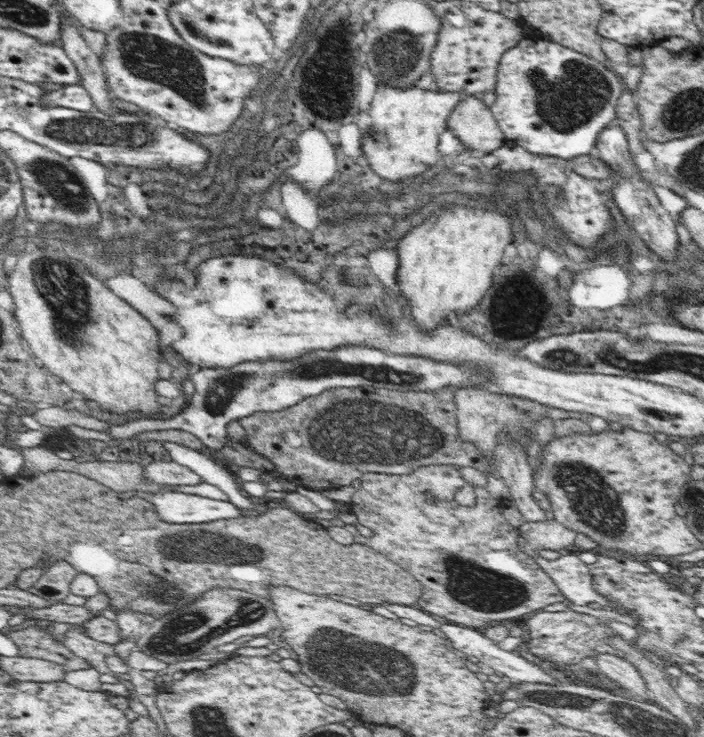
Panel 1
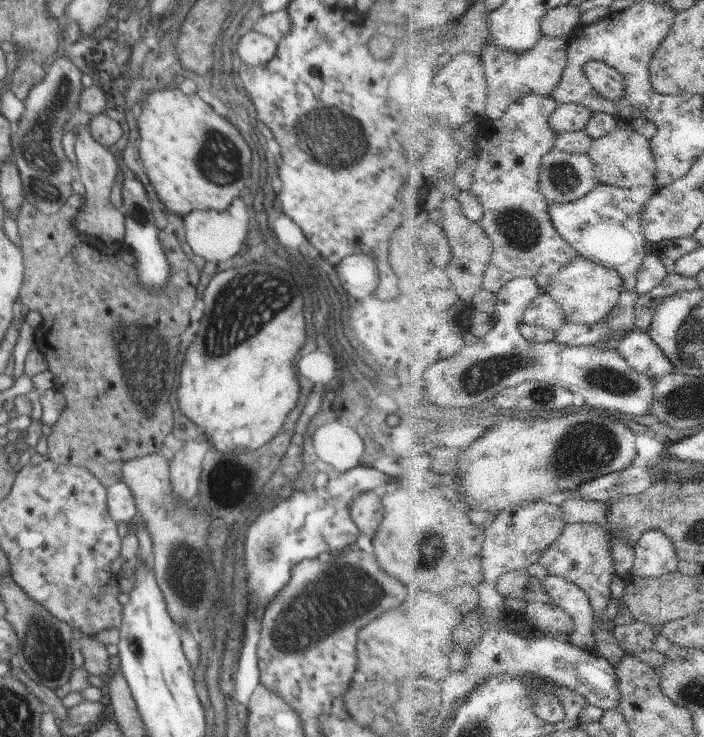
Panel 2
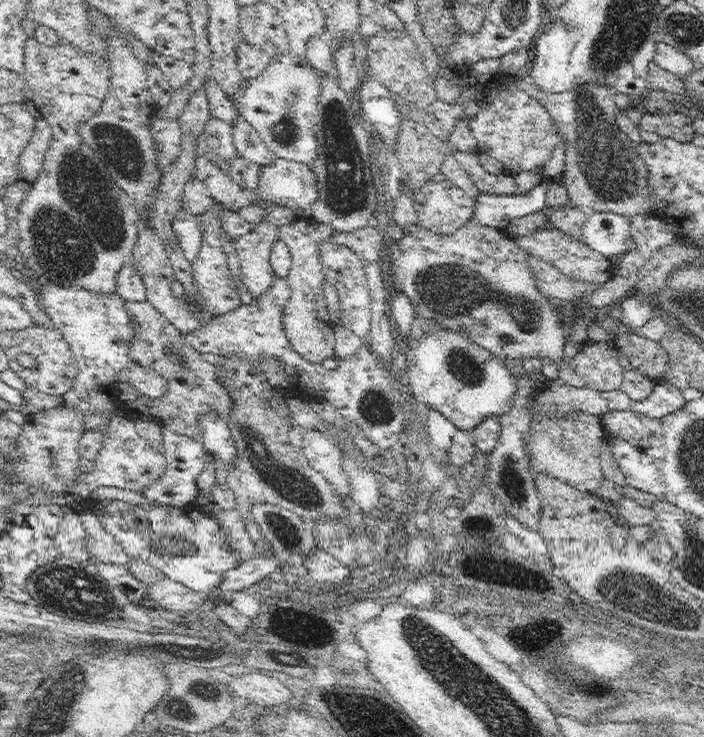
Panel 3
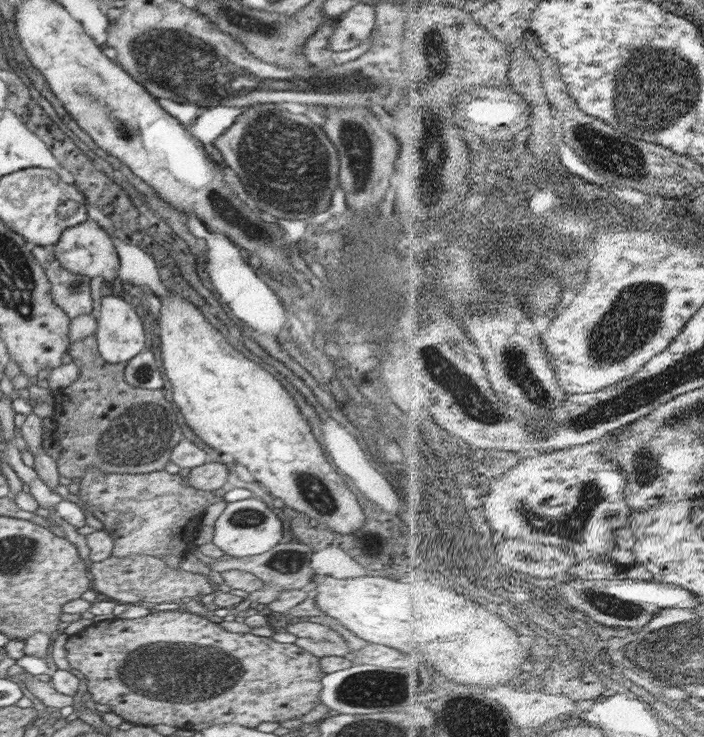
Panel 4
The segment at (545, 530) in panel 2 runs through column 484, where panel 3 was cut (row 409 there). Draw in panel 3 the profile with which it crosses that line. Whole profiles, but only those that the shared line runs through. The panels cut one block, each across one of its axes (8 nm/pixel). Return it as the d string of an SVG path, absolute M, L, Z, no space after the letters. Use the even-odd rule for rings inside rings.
M560 377L550 381L547 386L547 391L543 391L538 397L539 402L541 402L549 412L557 412L557 414L566 412L568 408L577 408L578 410L584 410L585 412L592 412L594 414L605 414L612 410L635 408L652 418L660 418L682 410L687 403L684 394L679 388L667 385L659 380L654 384L650 396L647 396L642 402L634 402L630 400L630 398L628 398L628 396L626 396L620 389L612 392L600 392L590 389L588 386L578 388L578 386L564 383Z

